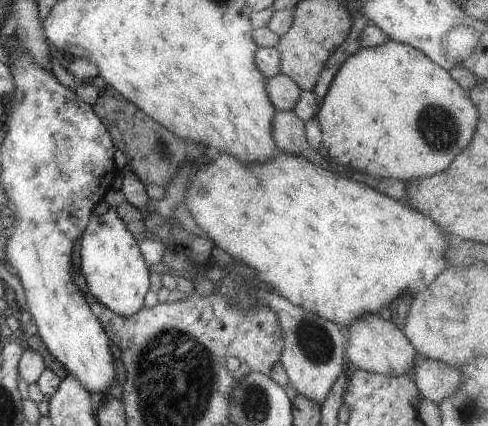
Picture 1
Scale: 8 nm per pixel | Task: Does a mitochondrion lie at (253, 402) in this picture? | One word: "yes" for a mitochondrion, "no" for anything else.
yes

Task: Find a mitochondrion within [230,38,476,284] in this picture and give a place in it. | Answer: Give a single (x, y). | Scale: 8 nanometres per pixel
(440, 132)

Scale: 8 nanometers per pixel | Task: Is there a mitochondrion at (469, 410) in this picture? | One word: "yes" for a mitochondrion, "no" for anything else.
yes

